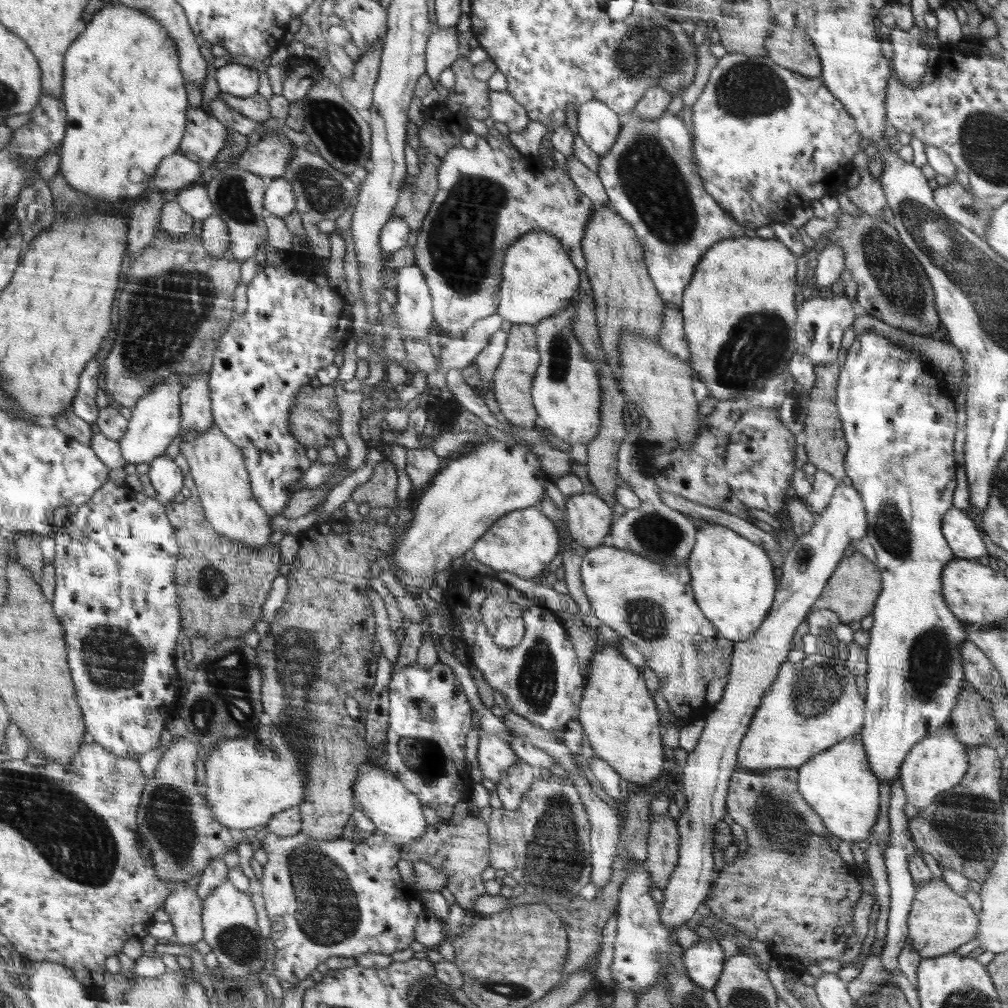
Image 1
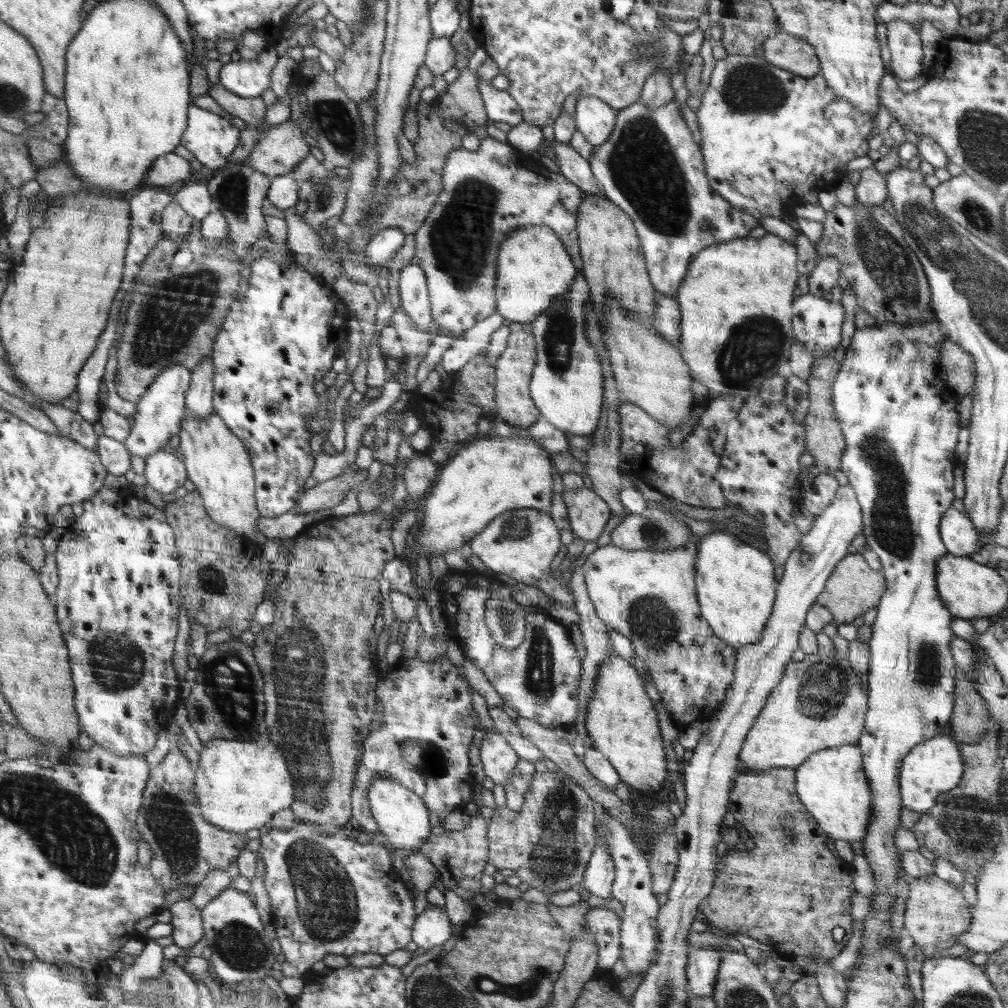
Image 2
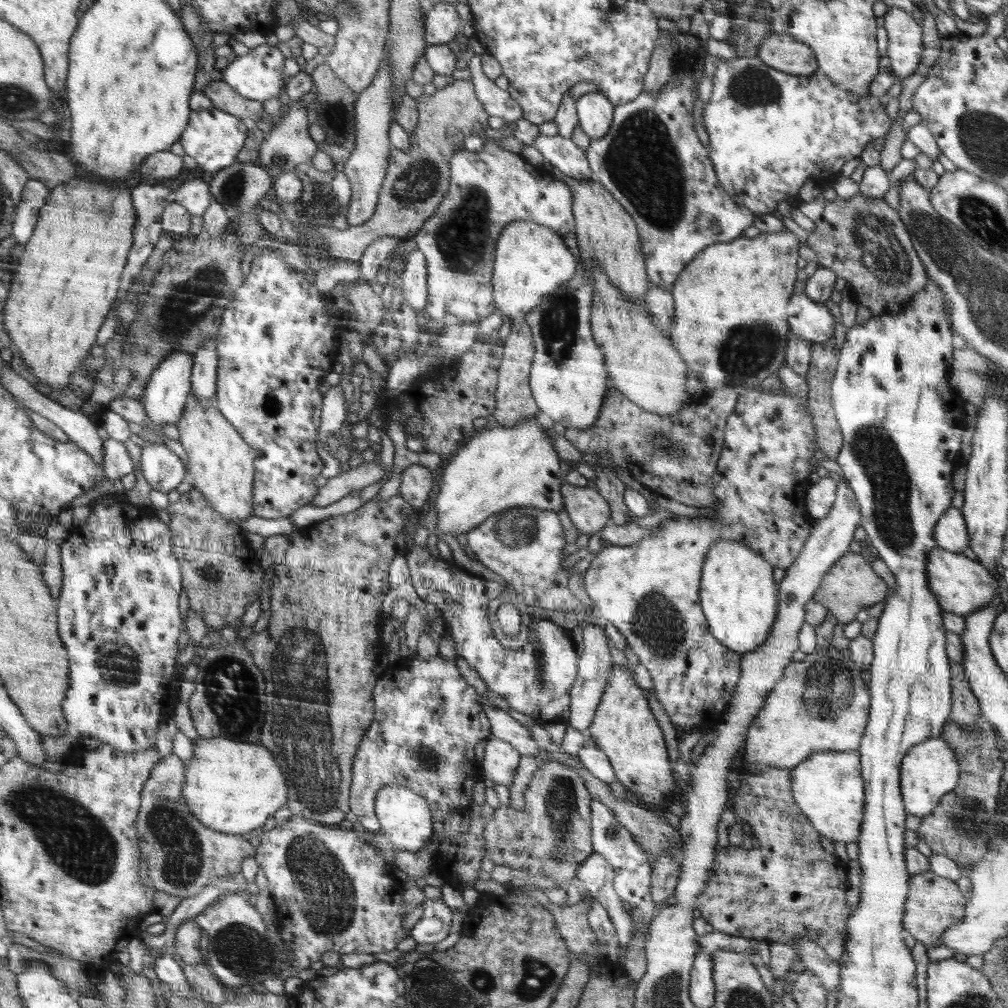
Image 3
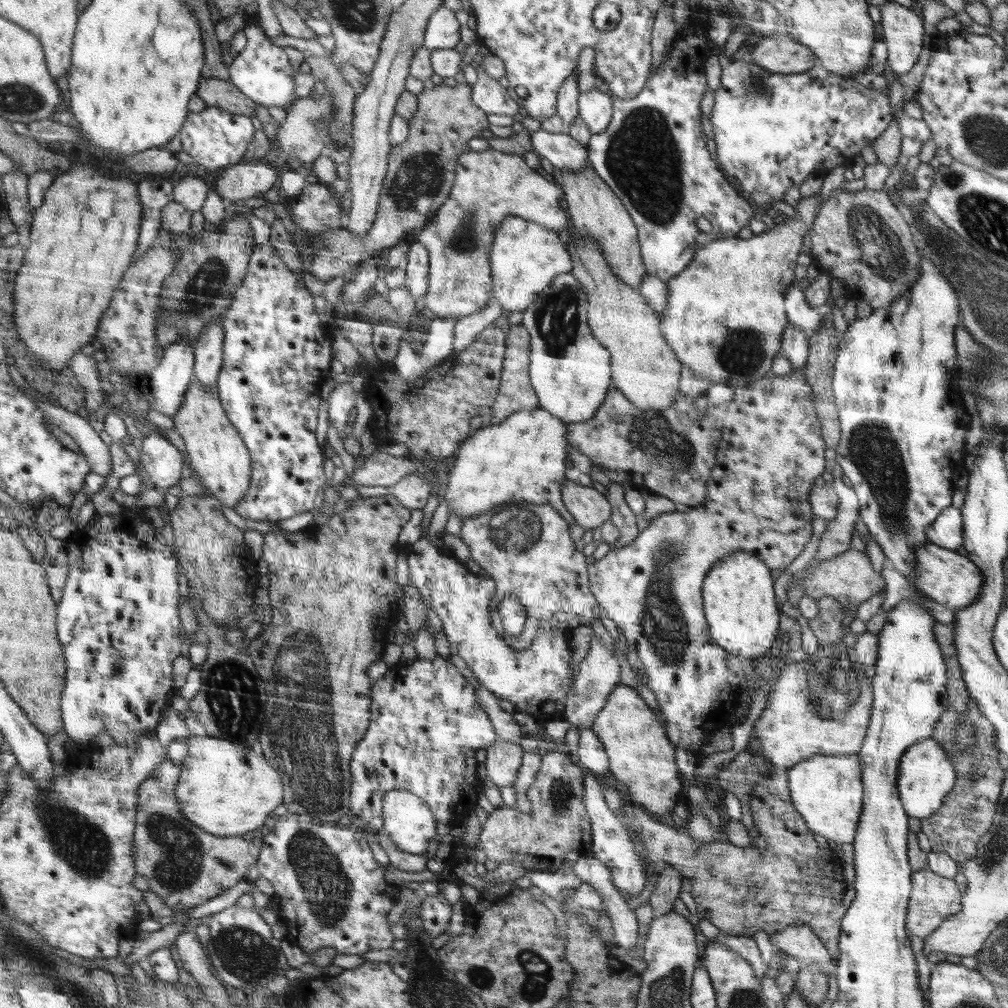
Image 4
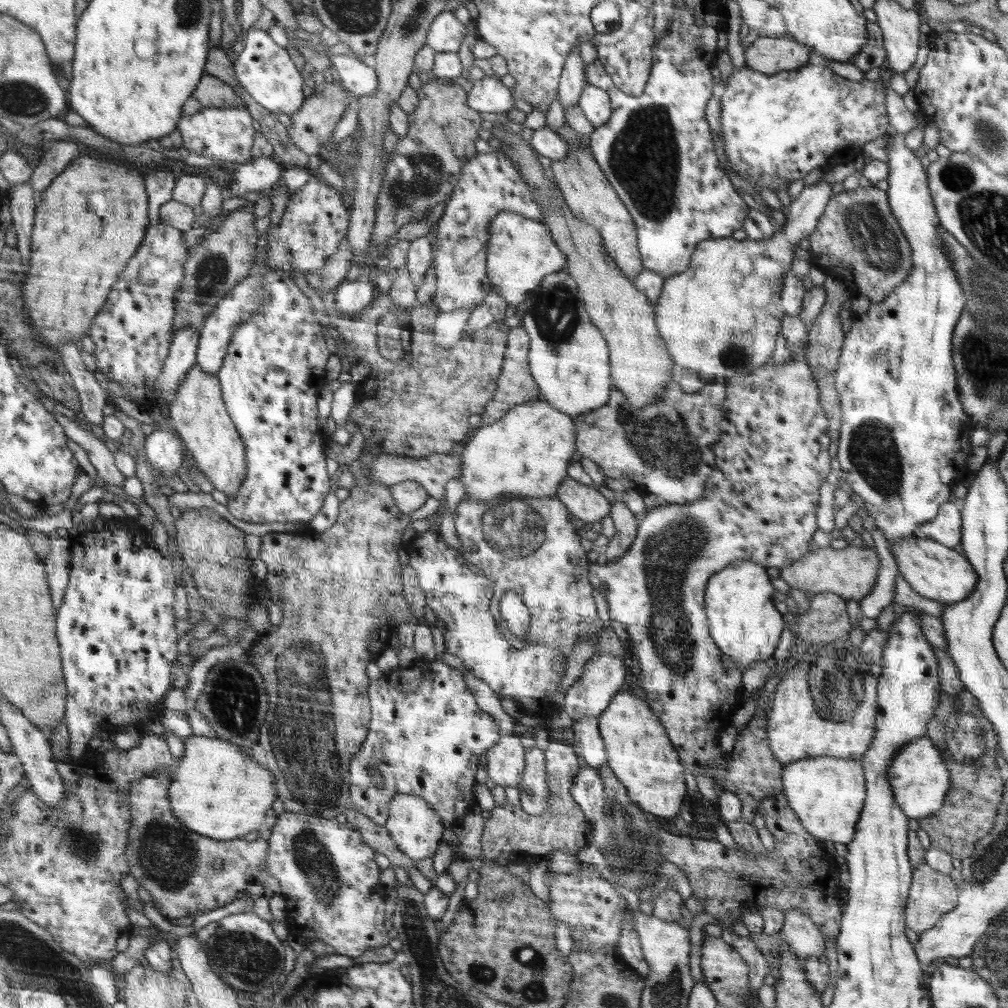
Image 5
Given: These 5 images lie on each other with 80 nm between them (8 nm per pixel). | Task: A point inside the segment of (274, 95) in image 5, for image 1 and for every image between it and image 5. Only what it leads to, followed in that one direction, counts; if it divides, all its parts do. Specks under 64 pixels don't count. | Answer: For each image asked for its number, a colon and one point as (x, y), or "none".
1: (235, 80)
2: (248, 78)
3: (257, 75)
4: (261, 71)

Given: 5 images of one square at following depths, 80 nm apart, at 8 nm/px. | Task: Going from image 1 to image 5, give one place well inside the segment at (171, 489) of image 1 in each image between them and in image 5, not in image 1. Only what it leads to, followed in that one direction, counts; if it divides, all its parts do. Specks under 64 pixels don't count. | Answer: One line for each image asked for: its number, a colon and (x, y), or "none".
2: (164, 472)
3: (163, 469)
4: (162, 461)
5: (163, 448)

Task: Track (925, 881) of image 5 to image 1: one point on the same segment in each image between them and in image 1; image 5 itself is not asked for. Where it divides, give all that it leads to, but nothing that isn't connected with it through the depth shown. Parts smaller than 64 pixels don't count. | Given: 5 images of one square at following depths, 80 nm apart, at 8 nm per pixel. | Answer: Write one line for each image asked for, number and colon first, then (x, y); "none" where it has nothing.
1: (940, 920)
2: (936, 911)
3: (933, 903)
4: (933, 897)

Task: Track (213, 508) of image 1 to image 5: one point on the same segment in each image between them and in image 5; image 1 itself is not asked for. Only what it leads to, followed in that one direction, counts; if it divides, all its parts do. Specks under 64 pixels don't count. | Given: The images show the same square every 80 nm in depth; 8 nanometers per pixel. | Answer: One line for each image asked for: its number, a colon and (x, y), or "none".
2: (219, 464)
3: (221, 465)
4: (218, 454)
5: (197, 411)

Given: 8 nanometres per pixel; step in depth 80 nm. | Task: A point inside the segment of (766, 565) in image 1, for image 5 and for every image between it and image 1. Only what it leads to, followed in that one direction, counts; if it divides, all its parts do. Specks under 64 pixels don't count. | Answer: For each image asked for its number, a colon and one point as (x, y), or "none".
2: (736, 582)
3: (738, 590)
4: (740, 600)
5: (747, 626)

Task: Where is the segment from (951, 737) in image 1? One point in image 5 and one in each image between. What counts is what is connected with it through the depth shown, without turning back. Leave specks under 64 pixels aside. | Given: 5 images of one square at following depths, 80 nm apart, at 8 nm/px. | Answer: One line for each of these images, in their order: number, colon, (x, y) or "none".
2: (935, 766)
3: (929, 770)
4: (925, 776)
5: (919, 779)

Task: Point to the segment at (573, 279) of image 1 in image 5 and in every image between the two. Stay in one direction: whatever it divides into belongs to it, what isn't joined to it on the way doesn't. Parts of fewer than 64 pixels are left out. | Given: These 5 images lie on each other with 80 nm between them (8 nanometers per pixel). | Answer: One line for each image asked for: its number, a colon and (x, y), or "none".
2: (533, 266)
3: (531, 261)
4: (525, 257)
5: (521, 252)

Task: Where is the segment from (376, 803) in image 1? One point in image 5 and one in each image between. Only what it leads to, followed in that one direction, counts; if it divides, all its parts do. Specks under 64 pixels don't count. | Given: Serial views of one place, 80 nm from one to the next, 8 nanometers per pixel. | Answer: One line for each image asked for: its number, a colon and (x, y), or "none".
2: (402, 819)
3: (405, 819)
4: (408, 822)
5: (414, 825)

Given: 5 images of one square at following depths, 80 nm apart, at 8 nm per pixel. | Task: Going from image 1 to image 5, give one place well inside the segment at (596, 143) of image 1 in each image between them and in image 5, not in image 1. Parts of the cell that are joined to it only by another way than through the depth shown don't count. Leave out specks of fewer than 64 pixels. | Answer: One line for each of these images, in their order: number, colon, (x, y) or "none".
2: (595, 120)
3: (595, 114)
4: (595, 107)
5: (595, 103)

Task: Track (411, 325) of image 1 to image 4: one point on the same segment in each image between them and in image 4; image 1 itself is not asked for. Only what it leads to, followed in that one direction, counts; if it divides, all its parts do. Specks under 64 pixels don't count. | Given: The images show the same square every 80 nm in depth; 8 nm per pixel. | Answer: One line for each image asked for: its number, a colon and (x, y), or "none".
2: (414, 296)
3: (414, 287)
4: (417, 273)

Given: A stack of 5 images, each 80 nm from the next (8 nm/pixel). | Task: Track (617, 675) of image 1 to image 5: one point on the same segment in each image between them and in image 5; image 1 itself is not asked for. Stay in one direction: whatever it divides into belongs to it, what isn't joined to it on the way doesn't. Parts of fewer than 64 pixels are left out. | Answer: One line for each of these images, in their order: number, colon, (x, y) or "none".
2: (622, 723)
3: (623, 727)
4: (640, 757)
5: (638, 751)

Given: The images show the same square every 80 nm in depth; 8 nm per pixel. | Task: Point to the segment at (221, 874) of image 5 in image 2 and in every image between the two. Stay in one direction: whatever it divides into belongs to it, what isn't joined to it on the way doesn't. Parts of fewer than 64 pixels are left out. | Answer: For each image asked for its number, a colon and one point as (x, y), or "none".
2: (185, 848)
3: (182, 855)
4: (186, 866)

